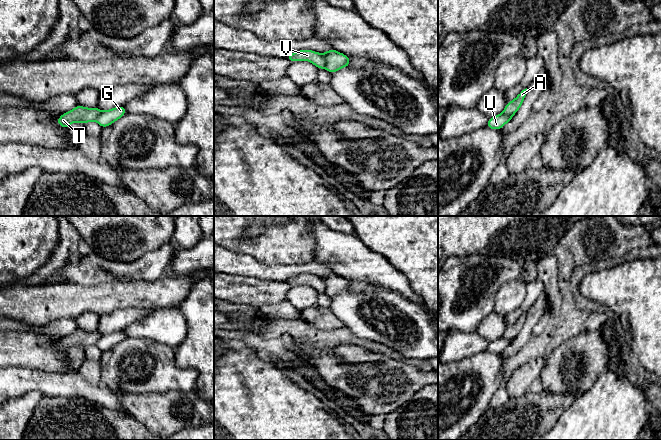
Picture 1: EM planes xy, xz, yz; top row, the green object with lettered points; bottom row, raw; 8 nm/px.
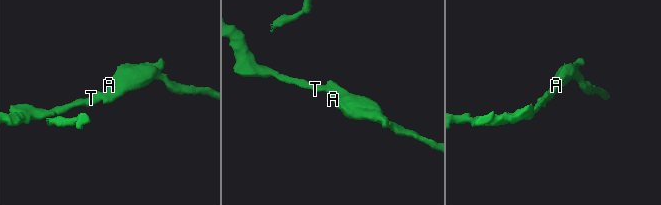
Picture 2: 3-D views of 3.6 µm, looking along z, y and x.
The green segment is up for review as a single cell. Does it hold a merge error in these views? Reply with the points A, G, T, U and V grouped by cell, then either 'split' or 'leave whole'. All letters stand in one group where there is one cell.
A T V / G U; split

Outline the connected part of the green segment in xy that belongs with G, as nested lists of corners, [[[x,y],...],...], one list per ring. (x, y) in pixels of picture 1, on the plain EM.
[[[124,329],[101,336],[96,345],[105,352],[126,338]]]

